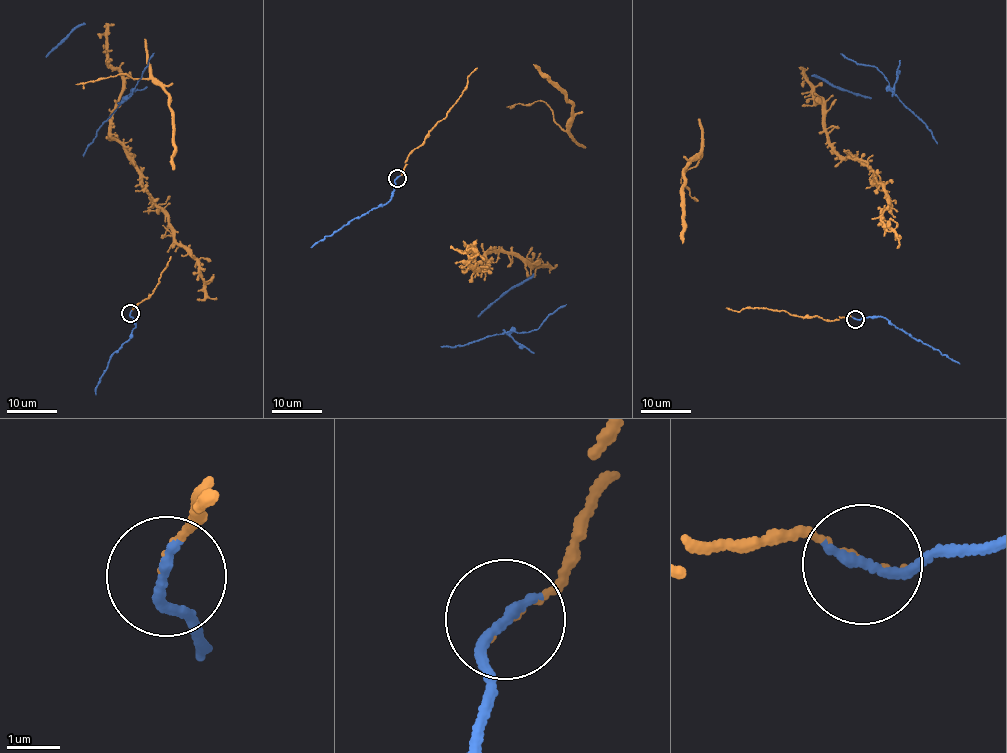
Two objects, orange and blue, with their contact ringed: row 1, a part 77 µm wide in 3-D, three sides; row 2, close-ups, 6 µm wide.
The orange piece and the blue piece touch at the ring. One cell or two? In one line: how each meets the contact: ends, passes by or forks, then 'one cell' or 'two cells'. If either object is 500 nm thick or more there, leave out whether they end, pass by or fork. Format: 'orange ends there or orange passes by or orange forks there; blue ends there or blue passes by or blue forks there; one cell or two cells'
orange ends there; blue ends there; two cells

